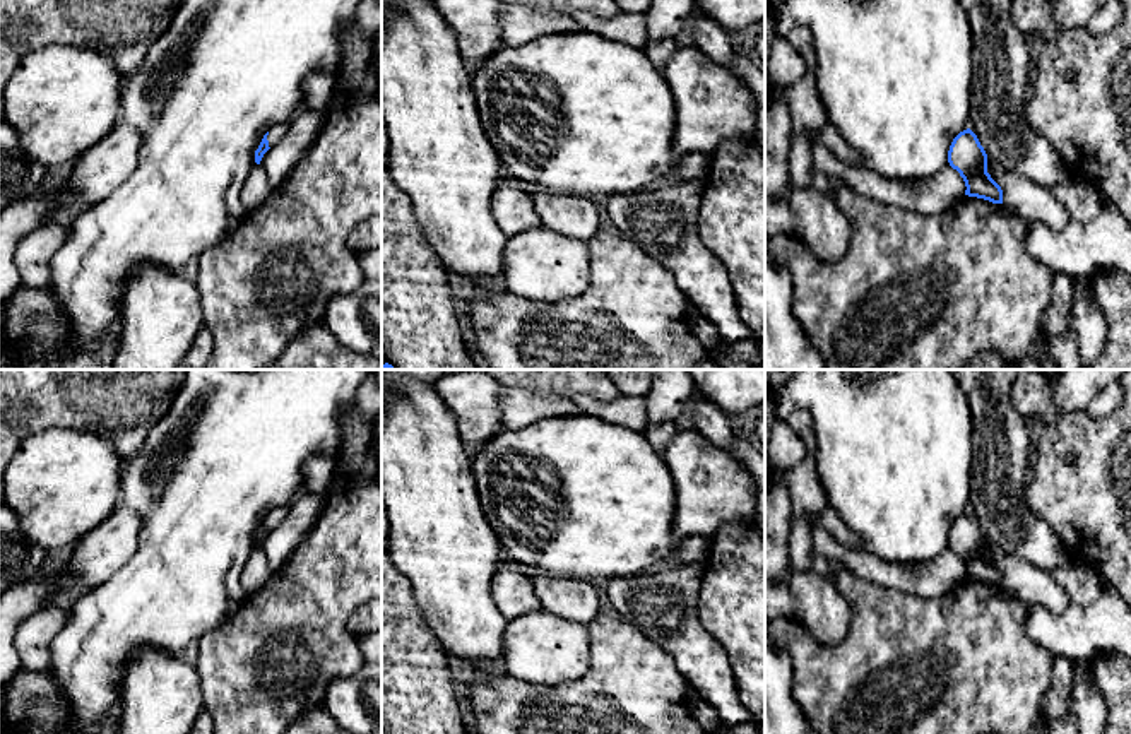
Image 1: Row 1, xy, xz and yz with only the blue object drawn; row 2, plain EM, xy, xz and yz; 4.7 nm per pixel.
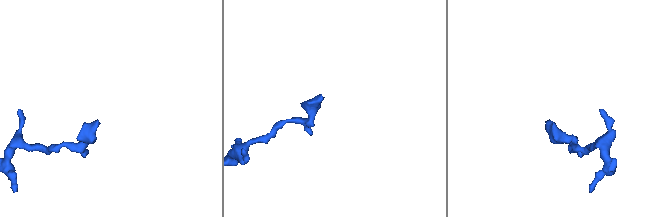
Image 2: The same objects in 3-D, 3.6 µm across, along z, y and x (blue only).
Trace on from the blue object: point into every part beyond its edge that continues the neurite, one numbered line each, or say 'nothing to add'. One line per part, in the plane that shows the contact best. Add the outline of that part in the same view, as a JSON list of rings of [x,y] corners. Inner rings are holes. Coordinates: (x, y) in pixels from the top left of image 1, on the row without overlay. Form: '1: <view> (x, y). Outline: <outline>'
1: xy (276, 515). Outline: [[[275,506],[272,508],[269,513],[267,524],[269,524],[269,530],[274,530],[275,527],[281,525],[281,522],[286,518],[287,515],[287,506]]]

